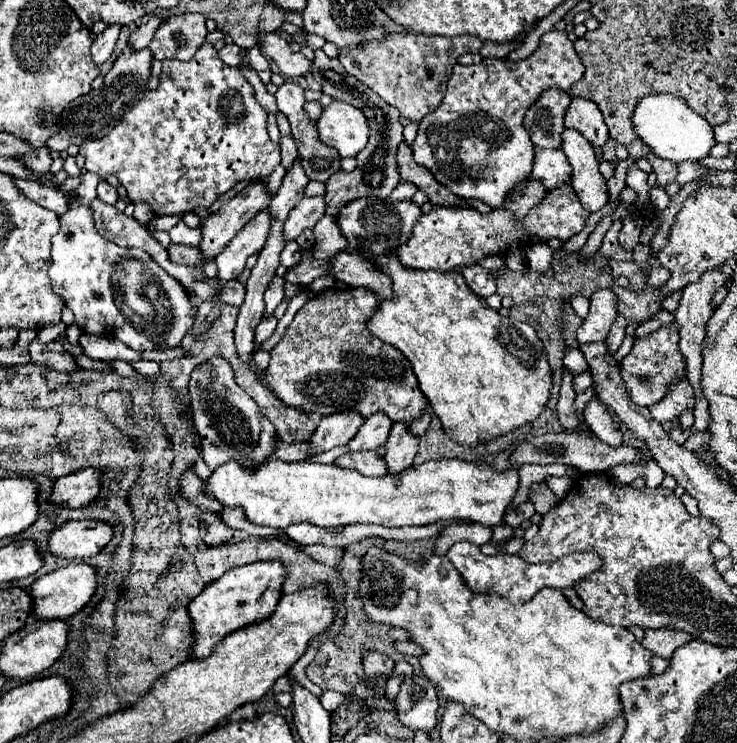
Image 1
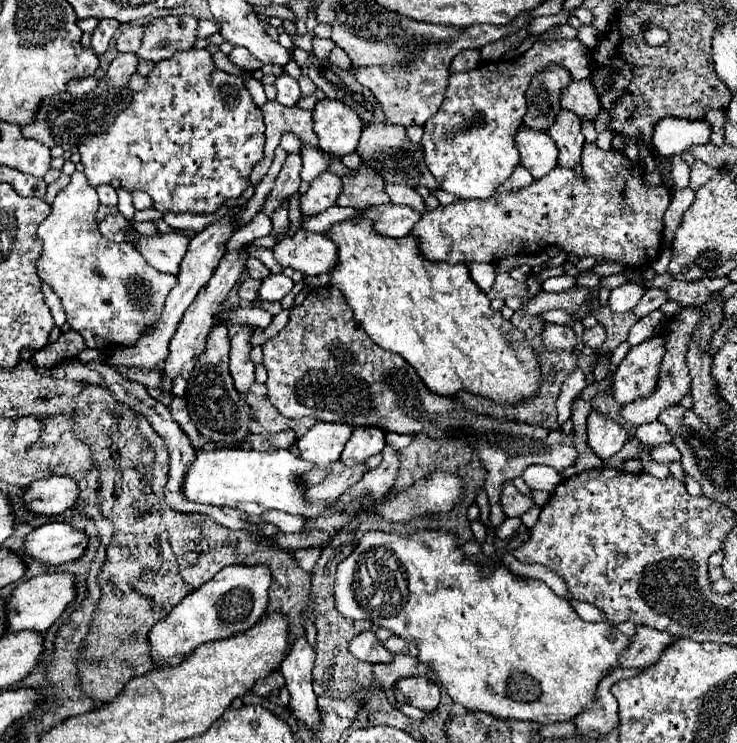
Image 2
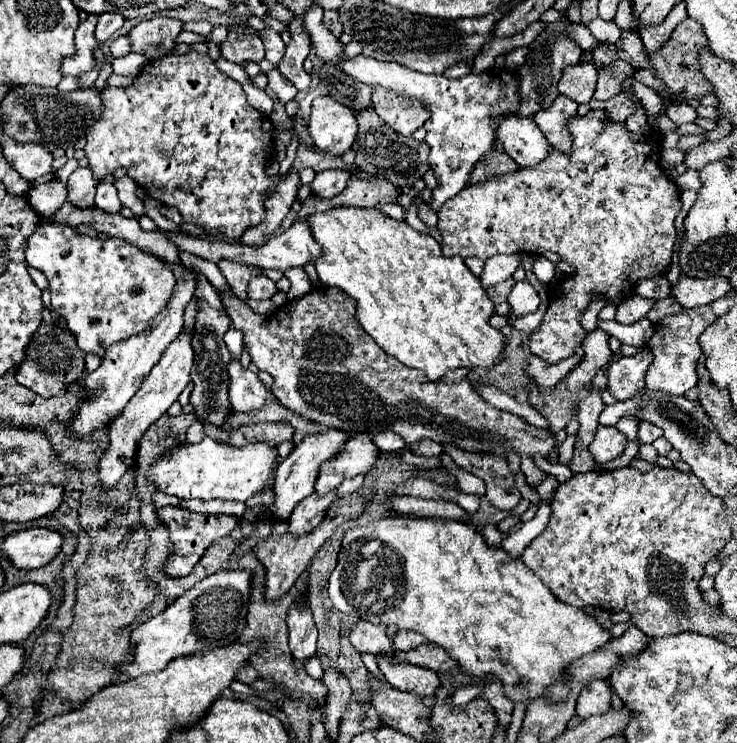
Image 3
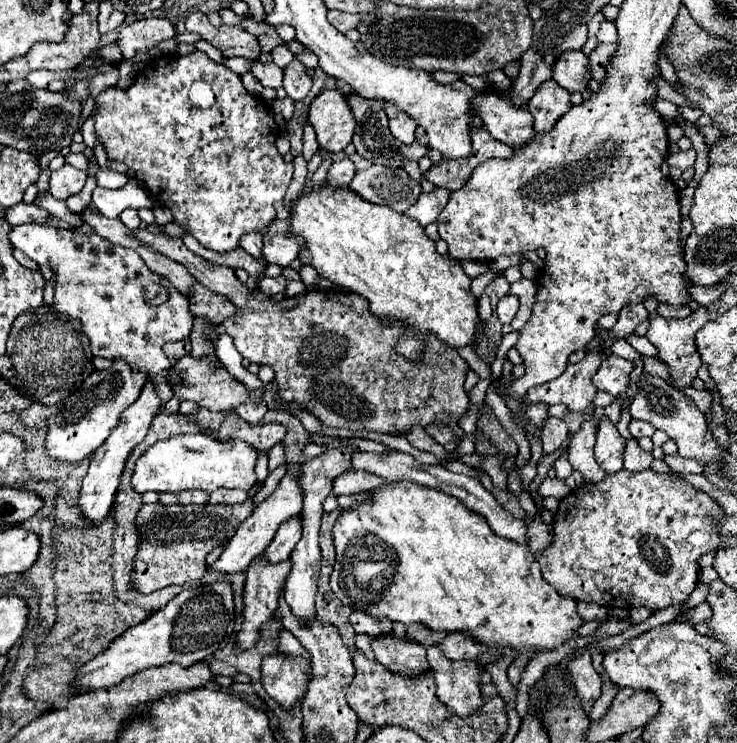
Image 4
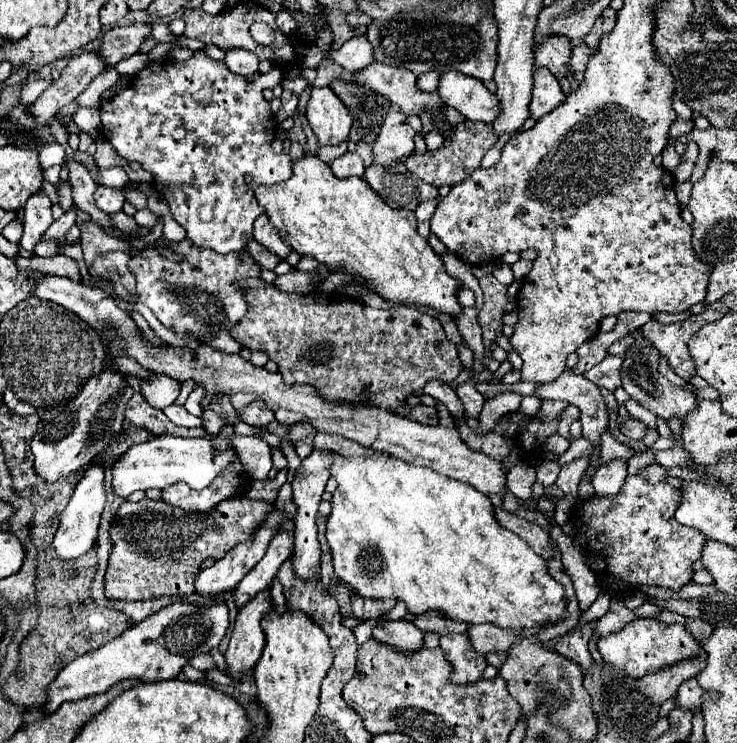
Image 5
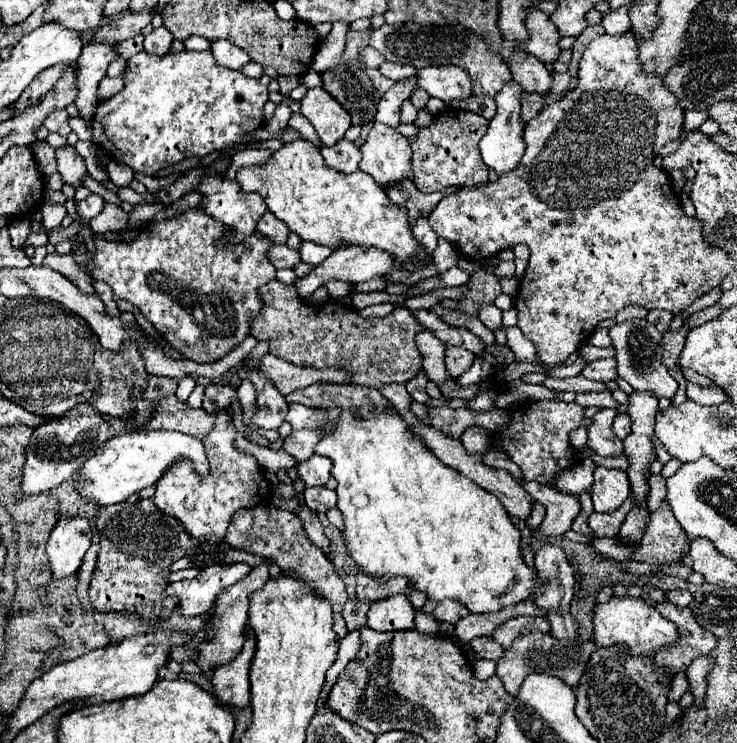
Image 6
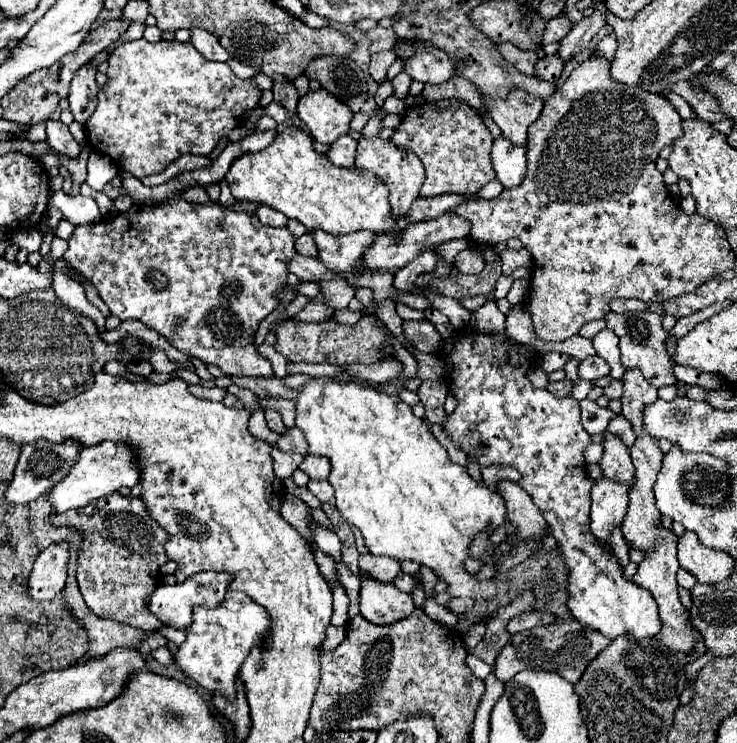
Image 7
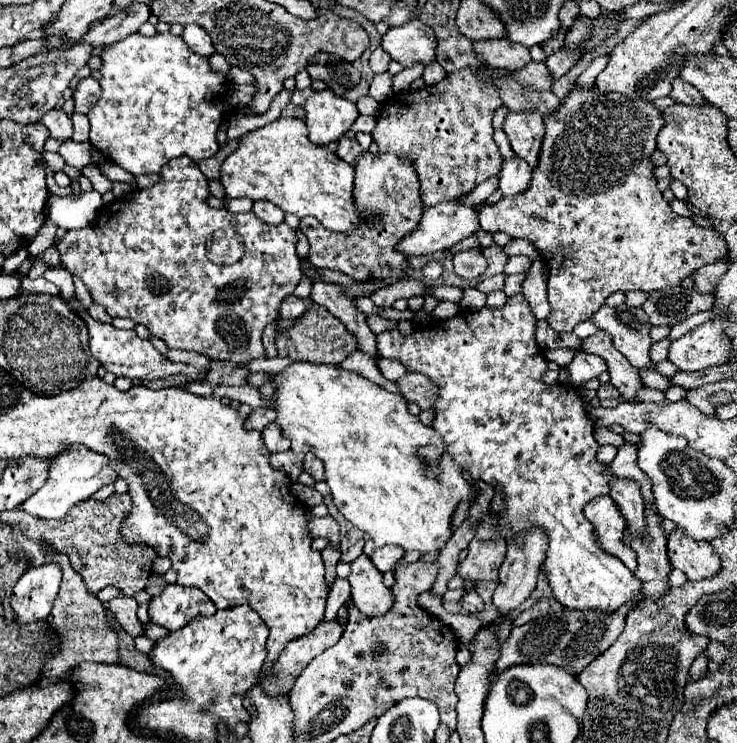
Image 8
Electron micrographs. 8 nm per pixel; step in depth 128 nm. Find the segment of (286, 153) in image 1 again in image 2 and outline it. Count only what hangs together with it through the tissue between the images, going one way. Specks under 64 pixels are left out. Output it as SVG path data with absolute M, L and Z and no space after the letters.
M288 154L272 192L268 194L266 202L264 202L264 214L272 216L272 210L276 210L276 206L282 204L284 198L290 198L292 194L298 192L300 186L300 166L302 166L302 158L298 154Z

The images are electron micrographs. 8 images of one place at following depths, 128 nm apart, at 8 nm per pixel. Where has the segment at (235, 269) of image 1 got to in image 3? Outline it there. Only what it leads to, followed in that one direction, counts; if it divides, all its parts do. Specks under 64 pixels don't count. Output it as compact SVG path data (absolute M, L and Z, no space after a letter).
M188 328L180 330L176 340L160 356L160 362L152 368L148 378L142 382L140 390L132 396L128 406L122 410L122 414L110 424L110 444L108 444L108 450L104 452L104 456L100 460L100 470L98 470L98 478L104 484L112 486L112 484L116 484L120 480L120 476L128 470L128 466L132 464L132 460L136 456L142 432L152 422L156 422L160 416L166 414L166 410L172 406L172 402L178 400L180 392L190 382L190 368L192 368L192 362L194 362L192 334L194 334L194 330L188 330Z

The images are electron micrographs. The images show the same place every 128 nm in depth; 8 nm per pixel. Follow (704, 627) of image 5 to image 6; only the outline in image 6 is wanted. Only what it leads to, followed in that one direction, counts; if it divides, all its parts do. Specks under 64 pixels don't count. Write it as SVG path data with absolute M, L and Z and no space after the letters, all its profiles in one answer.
M664 600L656 606L656 610L664 618L672 620L680 632L680 640L676 646L666 646L666 648L658 650L654 656L656 666L666 668L670 672L670 676L674 676L678 672L686 672L686 668L692 664L692 660L706 656L716 648L717 638L702 626L698 626L698 622L694 620L694 616L688 608L678 608L678 606L670 604L668 600Z

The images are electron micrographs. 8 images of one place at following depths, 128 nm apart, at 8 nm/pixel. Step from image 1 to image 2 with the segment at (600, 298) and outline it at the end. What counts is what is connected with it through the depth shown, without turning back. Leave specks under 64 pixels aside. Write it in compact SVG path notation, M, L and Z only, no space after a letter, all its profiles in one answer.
M600 322L594 328L586 328L582 334L584 346L590 346L590 348L602 348L604 340L606 340L606 330L604 330L604 324Z

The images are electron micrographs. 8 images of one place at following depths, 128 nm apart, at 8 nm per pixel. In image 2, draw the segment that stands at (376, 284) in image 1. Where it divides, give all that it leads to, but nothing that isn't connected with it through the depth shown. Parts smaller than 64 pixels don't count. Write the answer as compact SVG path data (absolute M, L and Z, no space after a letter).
M298 230L296 236L284 238L274 248L274 258L282 266L290 266L300 270L304 276L318 276L324 272L332 272L338 254L336 244L330 242L324 234L312 234L306 230Z

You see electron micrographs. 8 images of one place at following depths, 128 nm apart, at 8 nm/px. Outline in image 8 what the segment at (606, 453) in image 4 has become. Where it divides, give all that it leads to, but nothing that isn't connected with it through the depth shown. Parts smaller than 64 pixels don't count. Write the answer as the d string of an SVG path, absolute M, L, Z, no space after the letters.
M608 494L594 498L590 504L584 506L584 516L592 522L596 528L596 534L600 538L600 546L608 550L610 554L618 556L632 572L636 570L636 552L632 548L626 548L622 544L622 536L626 530L626 520L618 512L616 502Z

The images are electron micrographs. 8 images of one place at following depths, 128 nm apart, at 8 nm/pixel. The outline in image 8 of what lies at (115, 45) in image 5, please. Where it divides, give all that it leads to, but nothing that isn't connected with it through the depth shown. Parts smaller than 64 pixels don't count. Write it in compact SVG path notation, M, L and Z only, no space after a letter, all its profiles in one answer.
M92 76L80 80L74 90L74 112L88 114L92 106L98 102L98 98L100 98L100 84Z

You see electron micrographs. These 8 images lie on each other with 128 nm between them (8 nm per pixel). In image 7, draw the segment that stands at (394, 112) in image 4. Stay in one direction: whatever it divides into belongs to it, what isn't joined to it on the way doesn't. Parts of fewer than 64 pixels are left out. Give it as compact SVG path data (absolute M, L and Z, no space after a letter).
M378 134L372 138L362 138L358 142L356 168L374 172L390 188L390 204L392 204L394 220L400 220L406 214L406 210L418 198L418 192L424 184L424 166L420 162L420 158L416 154L412 154L412 150L398 148L390 140L382 140Z

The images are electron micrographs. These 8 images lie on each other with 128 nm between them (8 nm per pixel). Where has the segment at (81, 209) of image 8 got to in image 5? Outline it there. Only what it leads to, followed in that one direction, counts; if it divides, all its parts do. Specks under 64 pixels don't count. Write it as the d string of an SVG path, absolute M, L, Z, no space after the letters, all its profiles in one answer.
M98 186L94 198L96 198L96 206L100 210L104 210L106 214L120 212L122 206L126 204L126 196L124 196L122 188L104 188L104 186Z

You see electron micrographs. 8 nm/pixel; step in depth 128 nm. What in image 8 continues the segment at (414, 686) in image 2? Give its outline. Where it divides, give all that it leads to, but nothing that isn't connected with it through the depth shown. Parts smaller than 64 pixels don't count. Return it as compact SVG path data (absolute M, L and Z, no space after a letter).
M364 554L352 562L352 574L348 580L352 586L352 602L362 614L384 616L392 608L394 596L390 588L384 586L382 574Z

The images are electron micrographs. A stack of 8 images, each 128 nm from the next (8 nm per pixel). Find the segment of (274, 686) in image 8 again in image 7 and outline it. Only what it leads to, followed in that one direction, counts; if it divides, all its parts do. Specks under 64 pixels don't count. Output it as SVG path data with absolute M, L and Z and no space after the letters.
M328 626L328 630L326 630L326 642L324 642L324 652L326 650L334 650L340 642L342 642L342 638L346 638L346 628L342 626L342 628L336 628L336 626Z

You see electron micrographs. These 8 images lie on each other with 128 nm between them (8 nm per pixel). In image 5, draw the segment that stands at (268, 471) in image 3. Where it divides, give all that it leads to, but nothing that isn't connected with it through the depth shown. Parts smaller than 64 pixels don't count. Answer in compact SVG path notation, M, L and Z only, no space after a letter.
M154 436L142 444L132 446L114 466L114 492L120 494L122 498L130 496L136 490L150 490L150 488L158 488L164 490L176 482L184 482L188 486L192 486L194 490L202 490L206 486L212 484L212 480L224 472L232 468L232 472L236 474L246 474L240 456L236 454L234 448L226 448L226 450L218 450L214 444L206 442L206 438L182 438L182 436Z

